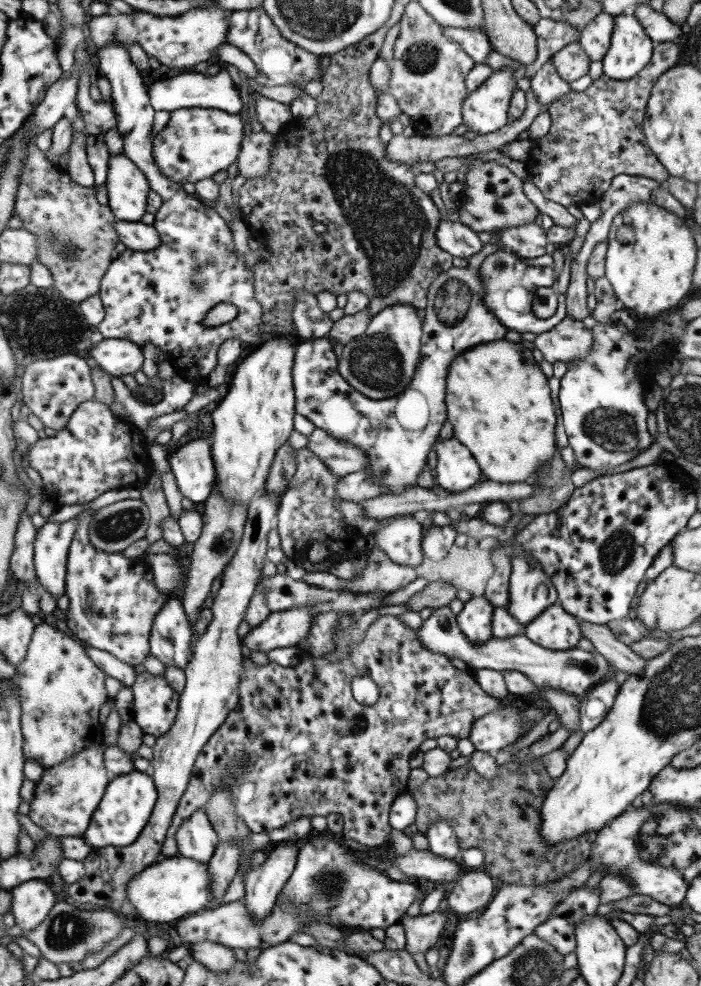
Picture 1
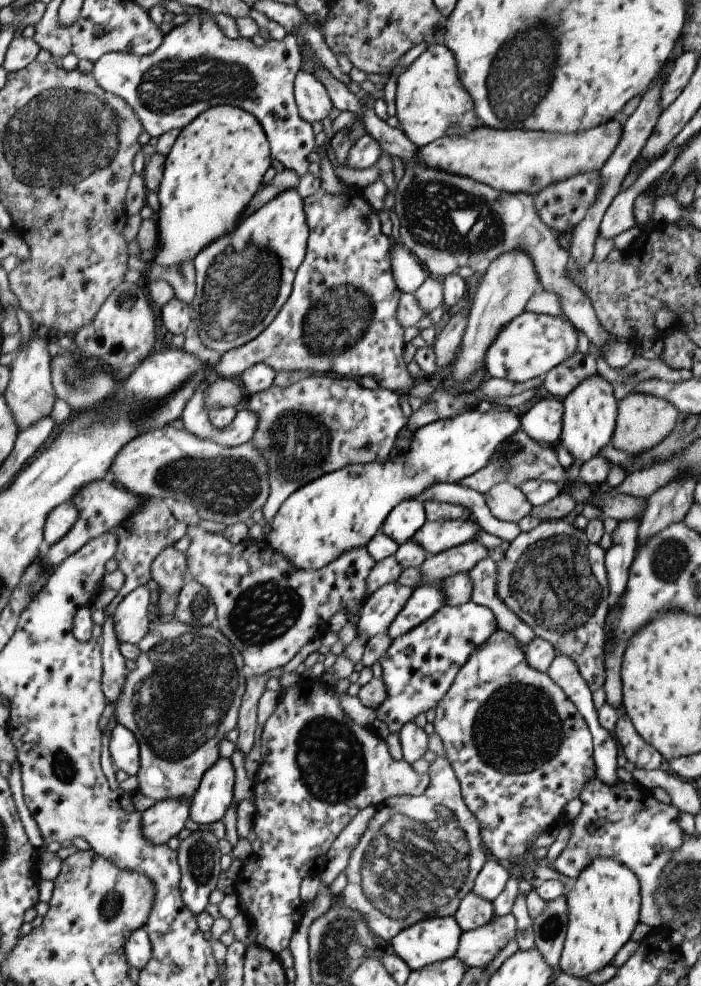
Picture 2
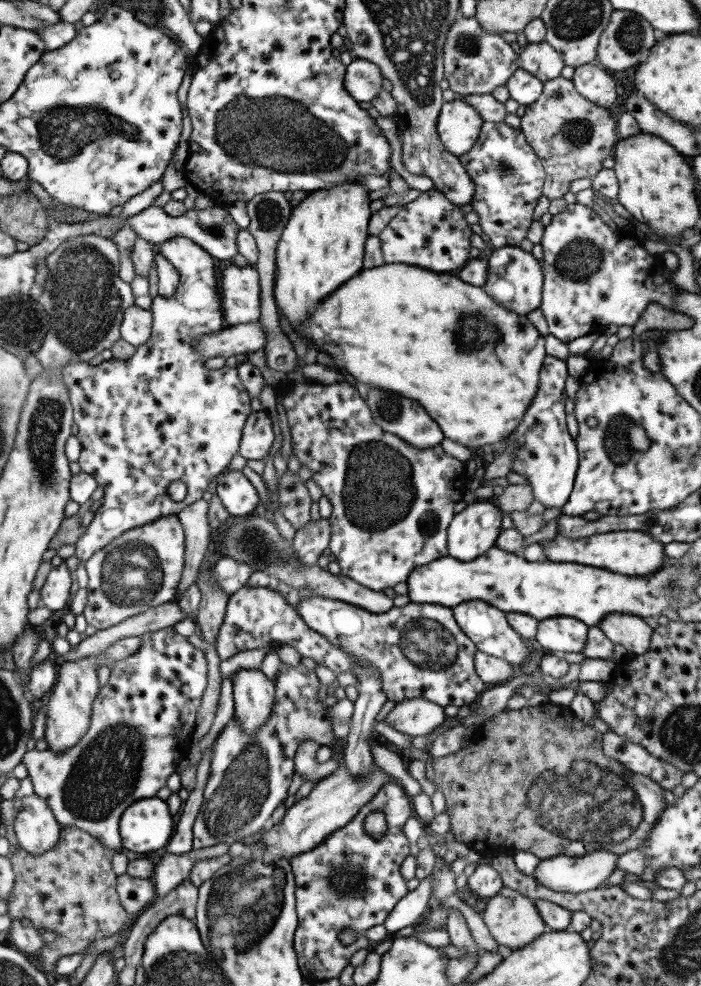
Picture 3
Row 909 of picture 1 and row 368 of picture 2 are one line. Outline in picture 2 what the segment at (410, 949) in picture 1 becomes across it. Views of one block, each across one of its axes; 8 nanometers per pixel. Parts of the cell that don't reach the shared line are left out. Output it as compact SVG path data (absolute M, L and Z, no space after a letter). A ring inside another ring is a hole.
M453 314L449 317L444 328L440 334L436 336L436 340L433 340L431 350L433 350L433 356L435 356L435 366L439 369L448 368L451 362L454 360L454 356L457 352L457 346L459 346L468 314Z

